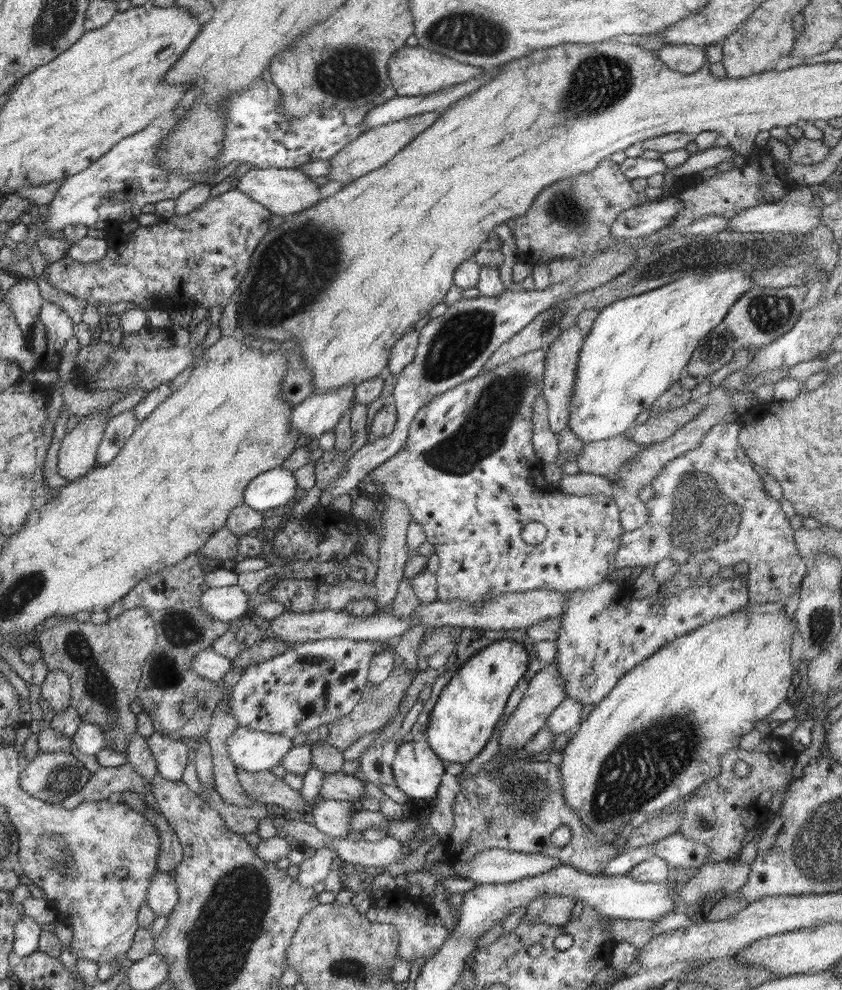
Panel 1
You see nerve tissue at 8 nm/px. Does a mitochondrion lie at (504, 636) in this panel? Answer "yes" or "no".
no

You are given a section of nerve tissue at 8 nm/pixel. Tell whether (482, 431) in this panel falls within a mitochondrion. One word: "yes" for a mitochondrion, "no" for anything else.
yes

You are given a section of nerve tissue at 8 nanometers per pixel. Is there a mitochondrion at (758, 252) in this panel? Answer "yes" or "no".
no

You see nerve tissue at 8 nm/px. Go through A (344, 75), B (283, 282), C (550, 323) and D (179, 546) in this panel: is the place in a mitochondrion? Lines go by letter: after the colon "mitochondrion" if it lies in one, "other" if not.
A: mitochondrion
B: mitochondrion
C: mitochondrion
D: other

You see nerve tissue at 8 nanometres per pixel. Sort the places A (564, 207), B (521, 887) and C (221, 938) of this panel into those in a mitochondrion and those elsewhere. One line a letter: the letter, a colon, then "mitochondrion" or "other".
A: mitochondrion
B: other
C: mitochondrion

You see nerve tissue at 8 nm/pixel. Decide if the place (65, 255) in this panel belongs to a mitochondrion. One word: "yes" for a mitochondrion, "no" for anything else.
no

